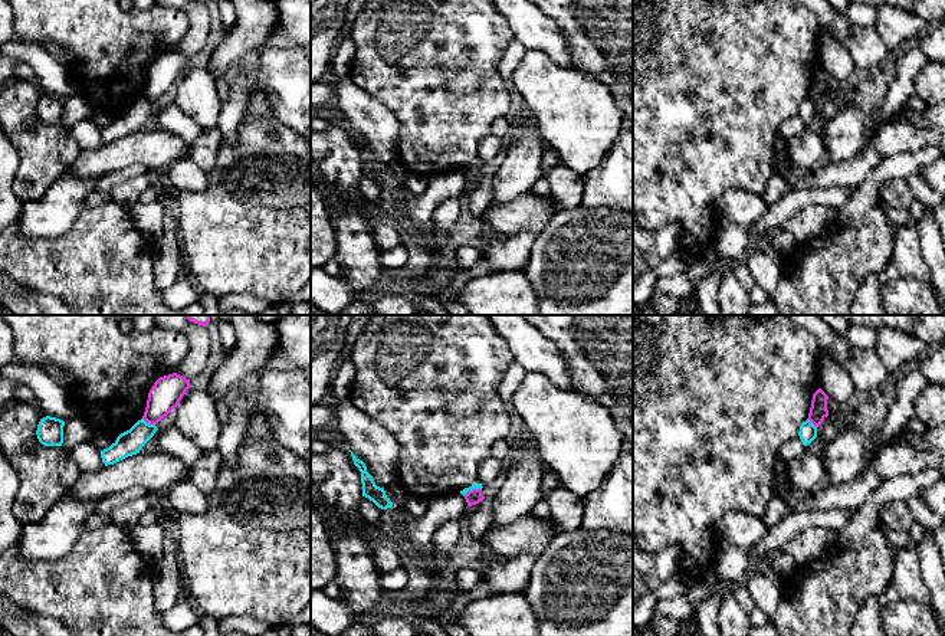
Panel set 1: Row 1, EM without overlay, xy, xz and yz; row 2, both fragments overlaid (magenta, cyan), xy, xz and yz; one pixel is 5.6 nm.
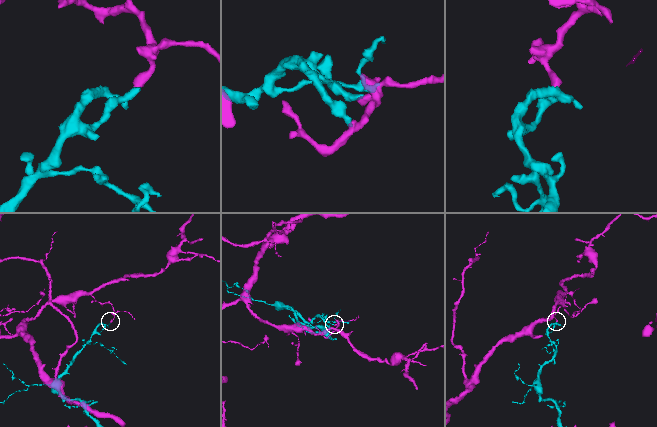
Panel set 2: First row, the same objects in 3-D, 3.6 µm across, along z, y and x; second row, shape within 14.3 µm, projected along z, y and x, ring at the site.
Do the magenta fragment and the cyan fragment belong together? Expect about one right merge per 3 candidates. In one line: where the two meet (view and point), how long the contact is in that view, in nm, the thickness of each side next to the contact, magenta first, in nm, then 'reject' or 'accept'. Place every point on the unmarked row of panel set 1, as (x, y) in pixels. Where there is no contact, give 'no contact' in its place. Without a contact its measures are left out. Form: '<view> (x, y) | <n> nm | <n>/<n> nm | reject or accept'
xy (148, 100) | 80 nm | 170/140 nm | reject

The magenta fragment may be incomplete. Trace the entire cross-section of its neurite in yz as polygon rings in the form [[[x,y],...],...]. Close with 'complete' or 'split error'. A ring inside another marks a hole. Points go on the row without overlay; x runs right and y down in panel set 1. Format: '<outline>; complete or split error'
[[[818,66],[813,72],[811,85],[810,85],[810,91],[808,91],[808,98],[816,105],[818,105],[823,101],[823,98],[828,94],[827,76],[828,76],[828,73],[821,66]]]; complete

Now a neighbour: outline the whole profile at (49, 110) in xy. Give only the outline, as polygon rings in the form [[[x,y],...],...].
[[[46,94],[37,102],[37,117],[45,124],[62,124],[65,99]]]

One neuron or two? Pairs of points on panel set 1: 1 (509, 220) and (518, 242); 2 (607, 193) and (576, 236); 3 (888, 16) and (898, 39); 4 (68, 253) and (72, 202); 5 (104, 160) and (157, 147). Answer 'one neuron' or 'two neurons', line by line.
1: two neurons
2: two neurons
3: one neuron
4: two neurons
5: one neuron

